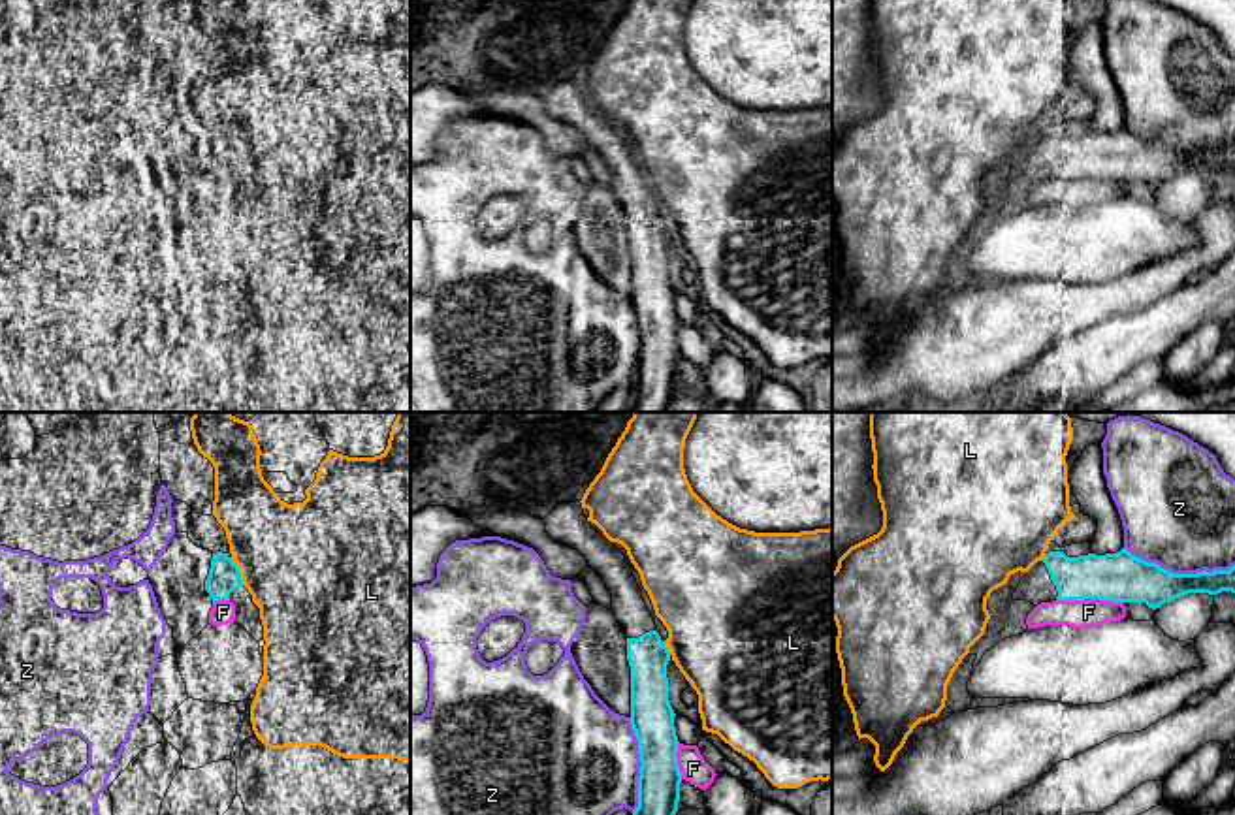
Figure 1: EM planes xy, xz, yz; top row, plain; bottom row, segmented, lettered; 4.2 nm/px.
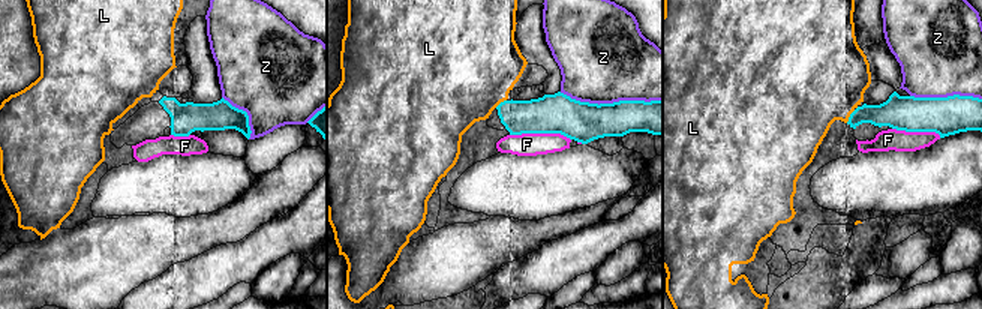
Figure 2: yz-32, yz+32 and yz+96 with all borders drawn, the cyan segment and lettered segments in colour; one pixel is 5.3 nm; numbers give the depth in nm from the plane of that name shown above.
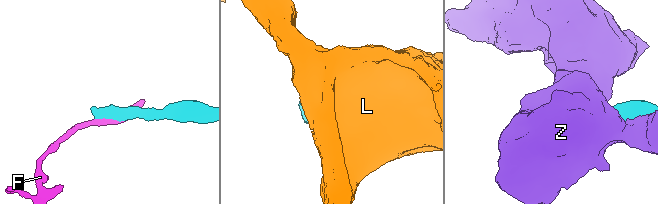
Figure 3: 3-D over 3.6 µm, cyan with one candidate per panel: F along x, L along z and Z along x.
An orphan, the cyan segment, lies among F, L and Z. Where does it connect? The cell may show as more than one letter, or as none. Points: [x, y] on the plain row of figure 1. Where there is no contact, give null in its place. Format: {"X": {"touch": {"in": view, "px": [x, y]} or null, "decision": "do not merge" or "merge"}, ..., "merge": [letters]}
{"F": {"touch": {"in": "yz", "px": [1090, 175]}, "decision": "do not merge"}, "L": {"touch": {"in": "xy", "px": [238, 149]}, "decision": "do not merge"}, "Z": {"touch": {"in": "yz", "px": [1179, 153]}, "decision": "do not merge"}, "merge": []}

